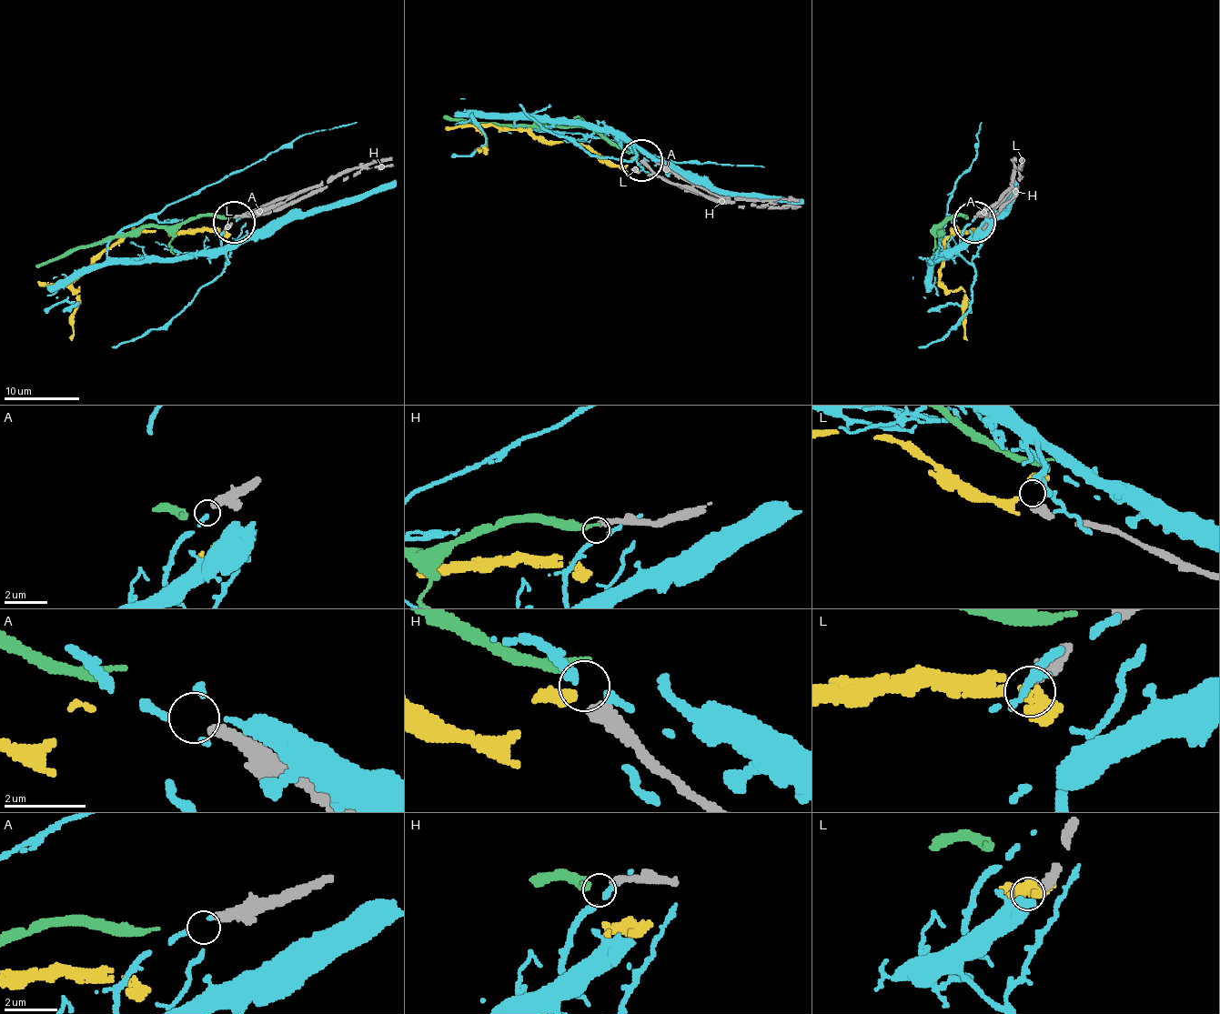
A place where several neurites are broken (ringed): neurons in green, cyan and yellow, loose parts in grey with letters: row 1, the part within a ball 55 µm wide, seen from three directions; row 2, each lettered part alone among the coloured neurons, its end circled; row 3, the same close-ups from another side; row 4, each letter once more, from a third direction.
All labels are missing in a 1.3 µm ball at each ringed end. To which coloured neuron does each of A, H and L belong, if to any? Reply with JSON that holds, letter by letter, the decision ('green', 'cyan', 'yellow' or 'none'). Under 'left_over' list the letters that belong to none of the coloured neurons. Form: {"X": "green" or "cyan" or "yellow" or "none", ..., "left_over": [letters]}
{"A": "none", "H": "none", "L": "none", "left_over": ["A", "H", "L"]}

